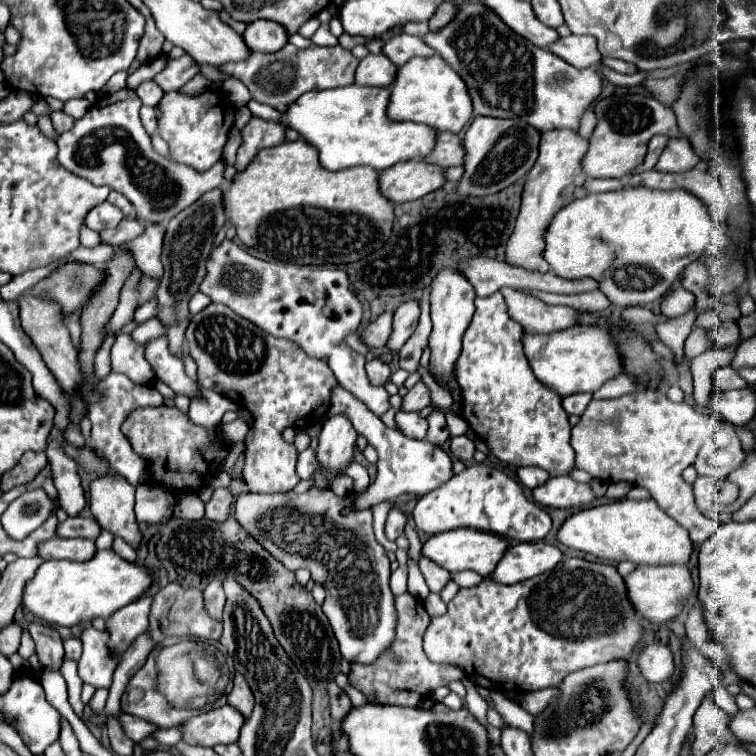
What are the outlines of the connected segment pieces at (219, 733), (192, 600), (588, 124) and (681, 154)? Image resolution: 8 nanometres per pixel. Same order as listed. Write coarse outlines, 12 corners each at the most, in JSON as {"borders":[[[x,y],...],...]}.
{"borders":[[[222,706],[188,718],[178,728],[190,746],[238,740],[244,716]],[[168,584],[154,596],[148,632],[214,638],[200,590]],[[586,110],[580,118],[578,134],[588,138],[596,126],[596,116]],[[670,138],[656,170],[684,172],[698,164],[686,138]]]}

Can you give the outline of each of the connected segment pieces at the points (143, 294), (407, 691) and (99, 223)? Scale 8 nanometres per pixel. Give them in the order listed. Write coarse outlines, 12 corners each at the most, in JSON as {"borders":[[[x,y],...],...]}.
{"borders":[[[142,278],[140,304],[154,296],[156,280]],[[396,600],[396,638],[374,664],[350,664],[368,702],[412,706],[464,678],[422,650],[430,616]],[[110,202],[90,210],[90,230],[116,228],[124,214]]]}

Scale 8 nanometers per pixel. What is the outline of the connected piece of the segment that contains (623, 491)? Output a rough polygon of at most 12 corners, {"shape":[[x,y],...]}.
{"shape":[[628,482],[610,484],[606,498],[622,500],[632,484]]}

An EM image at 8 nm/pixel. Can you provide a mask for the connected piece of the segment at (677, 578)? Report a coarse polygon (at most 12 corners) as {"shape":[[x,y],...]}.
{"shape":[[636,566],[624,580],[646,620],[676,618],[694,590],[688,566]]}

